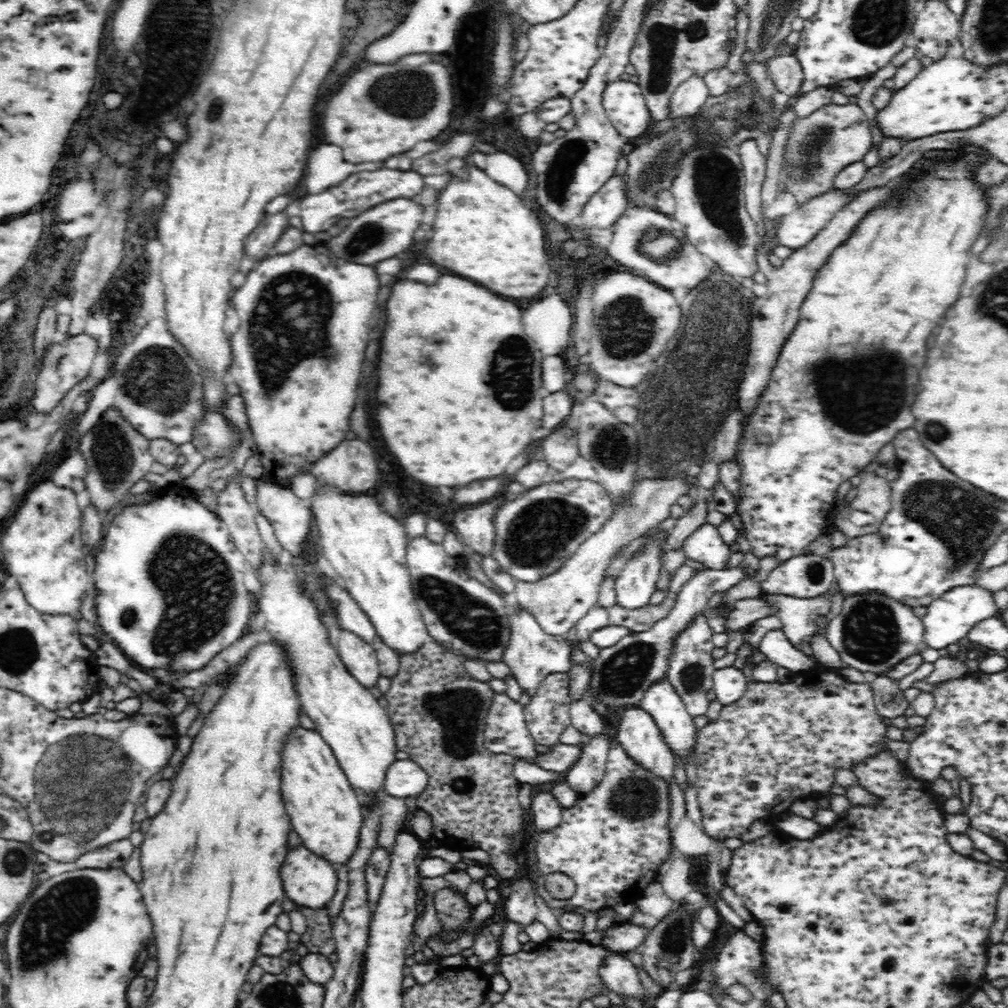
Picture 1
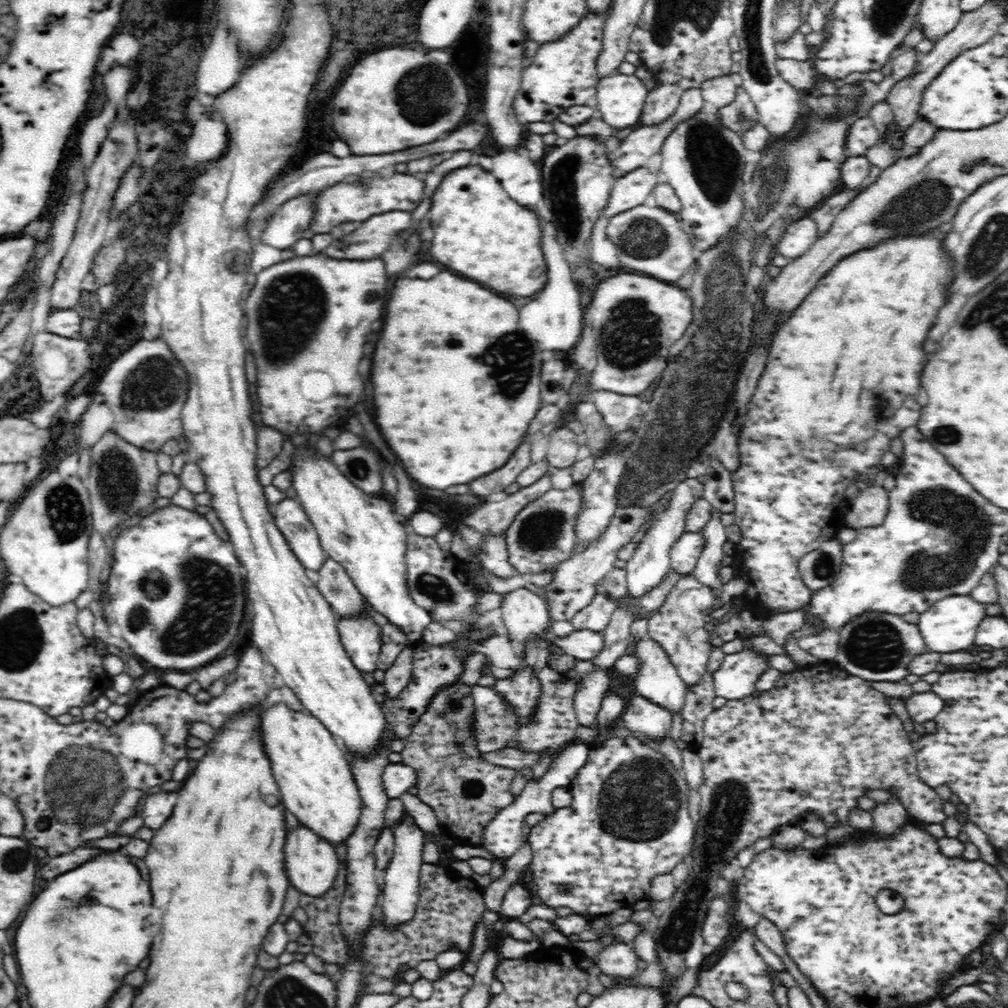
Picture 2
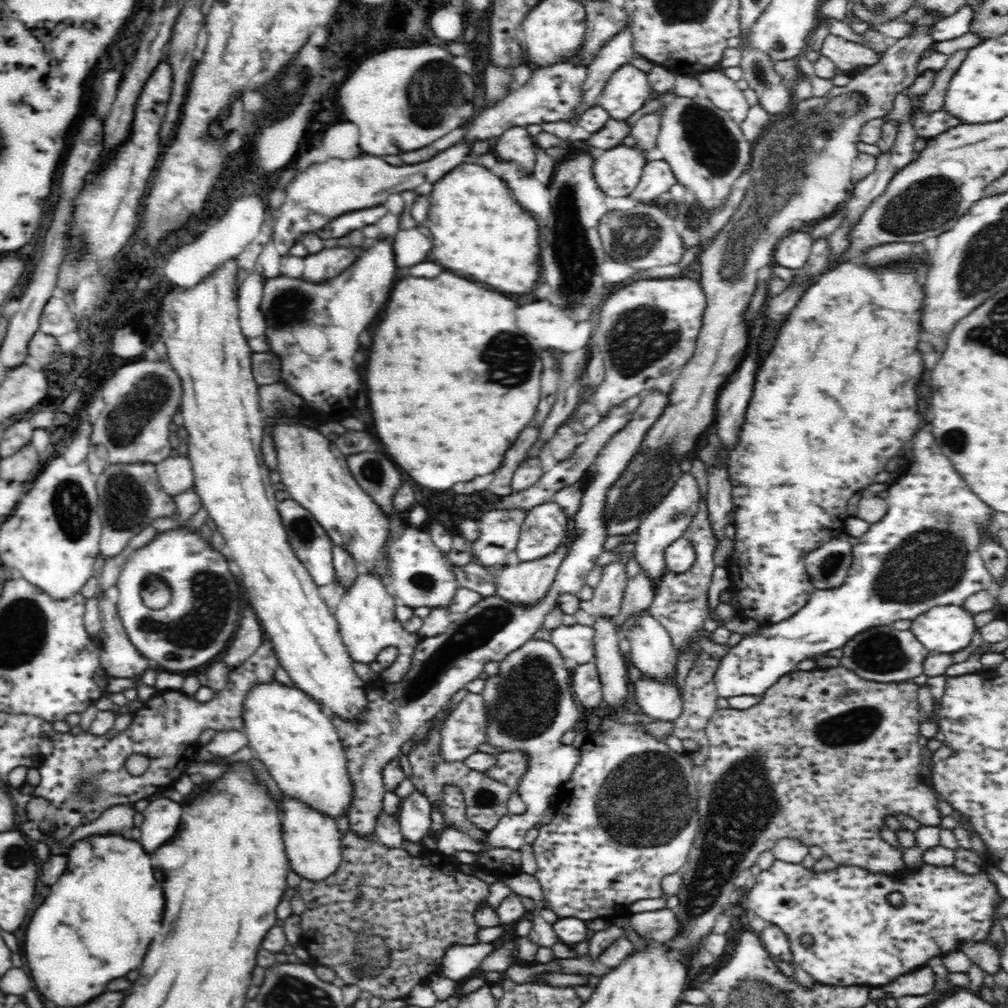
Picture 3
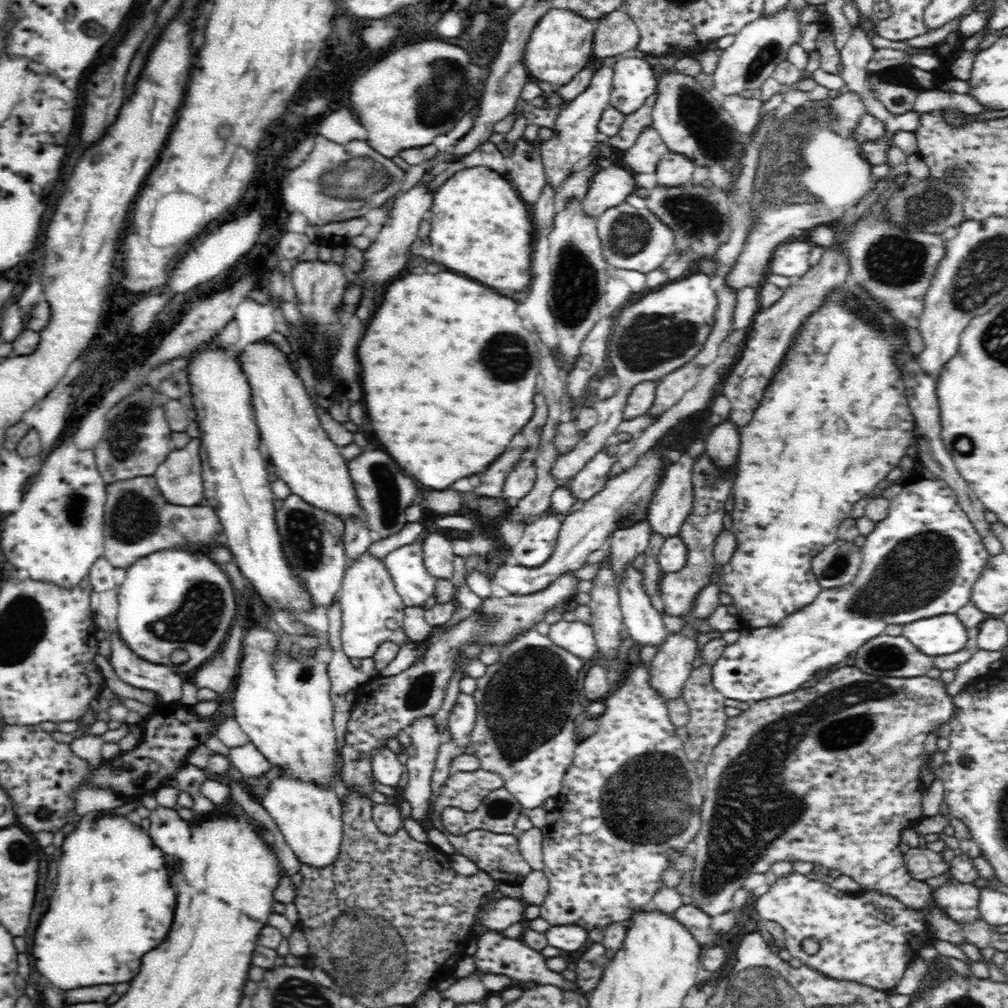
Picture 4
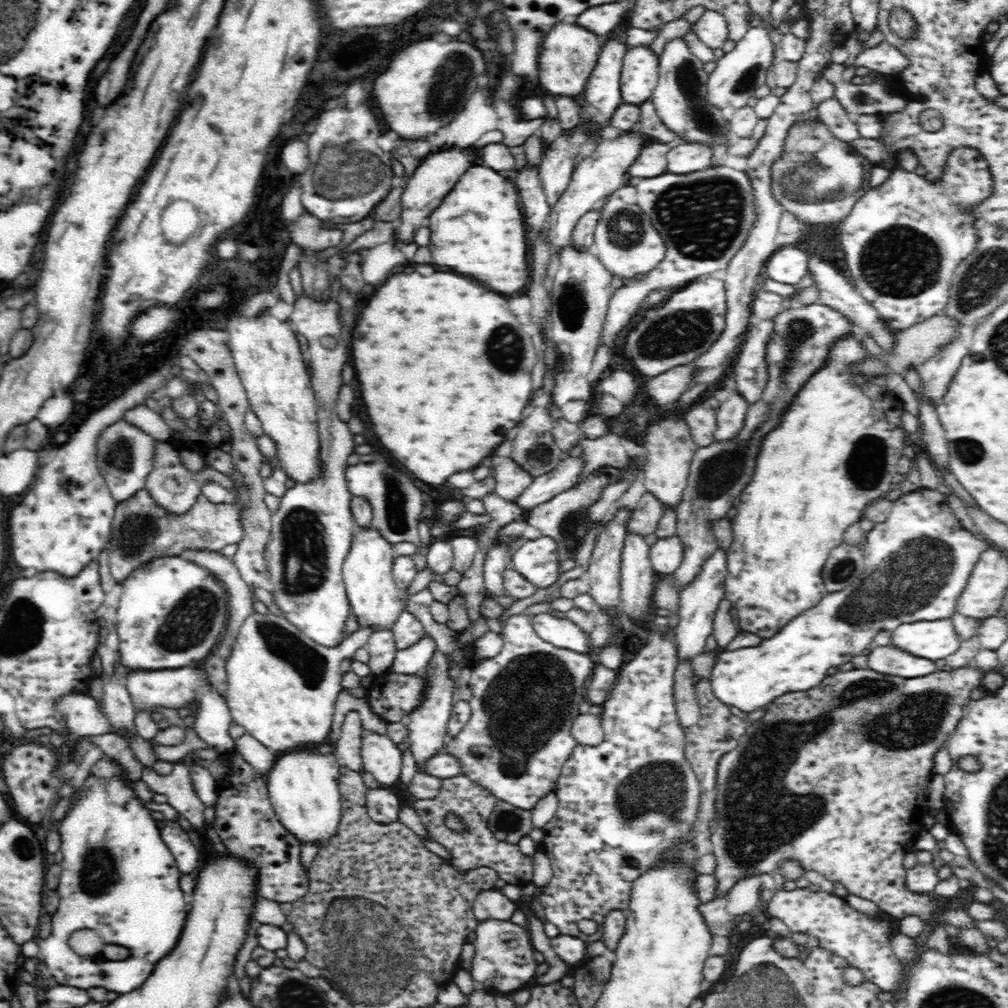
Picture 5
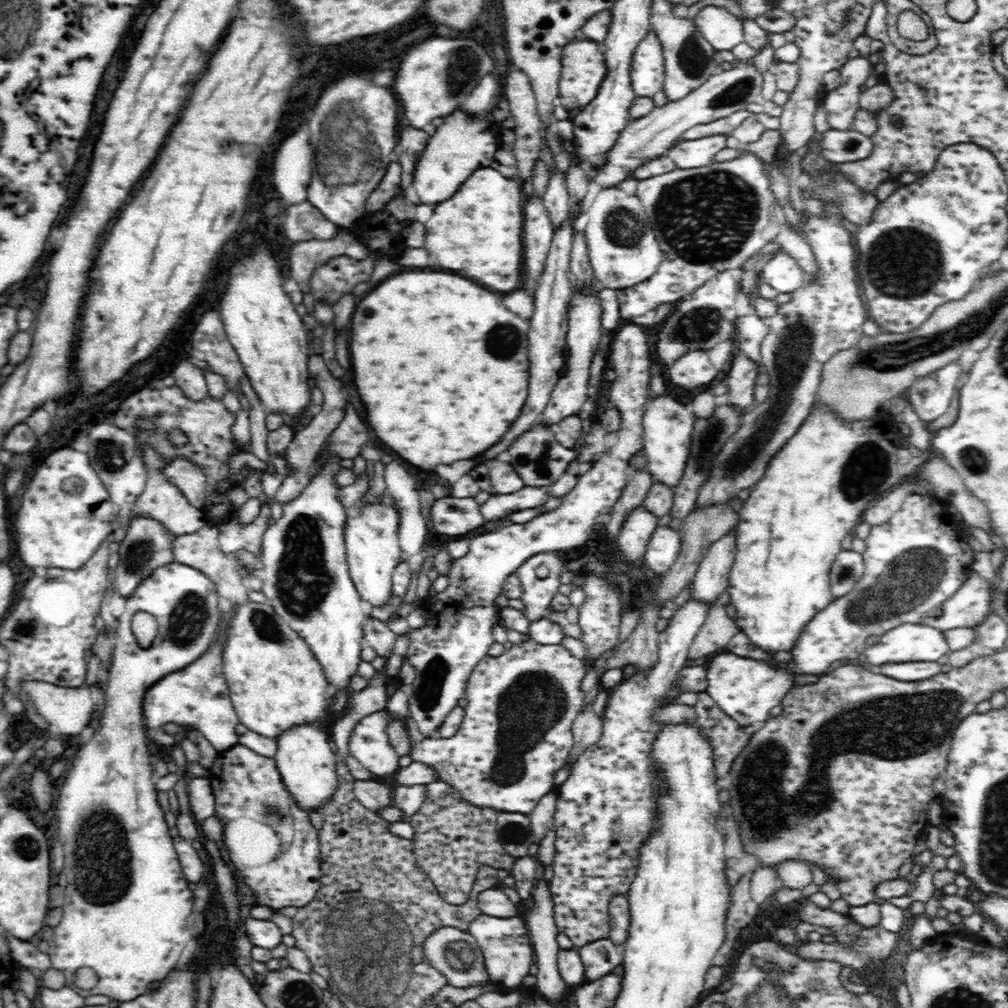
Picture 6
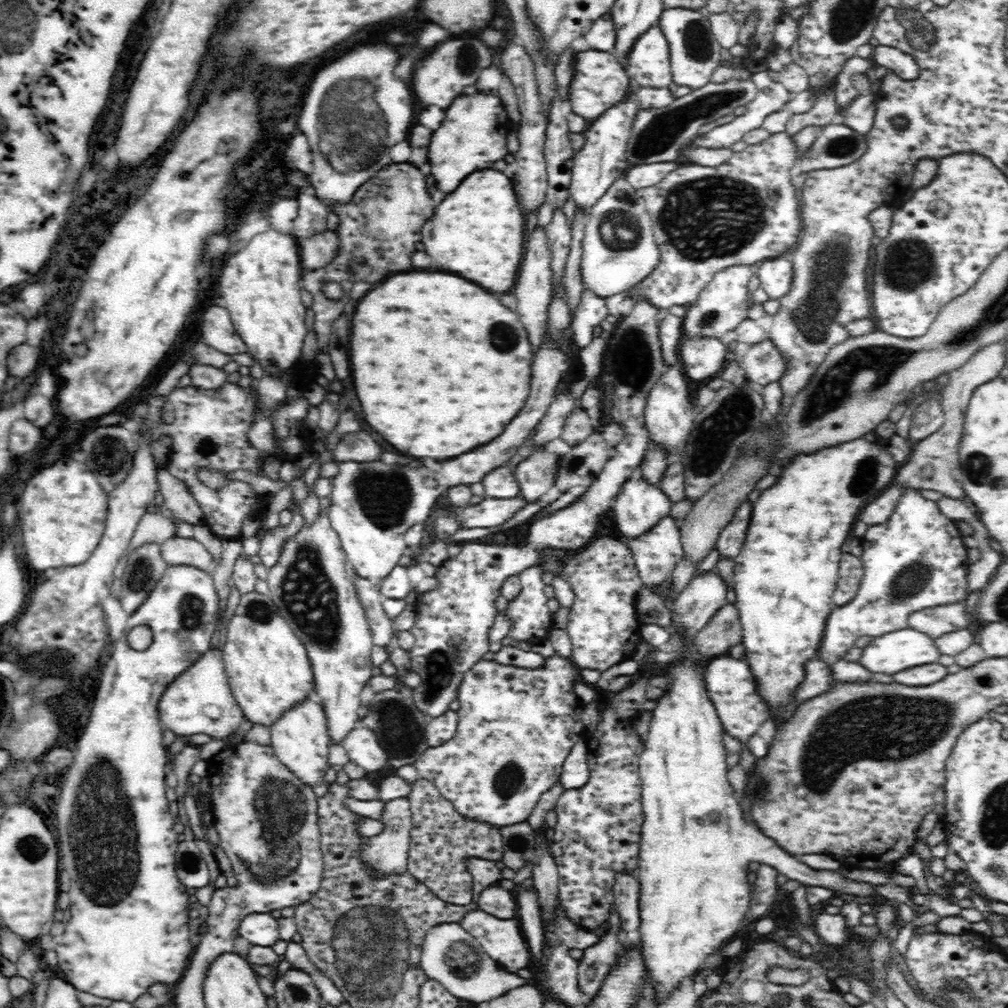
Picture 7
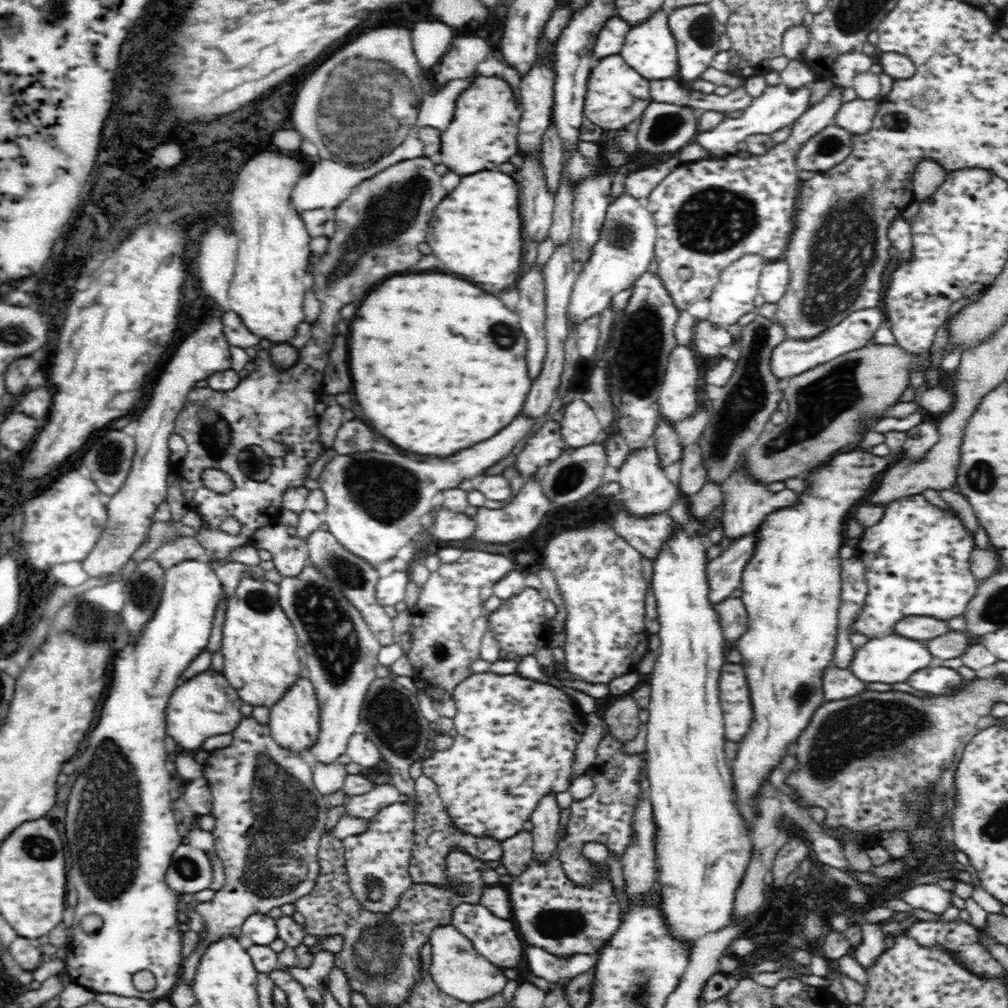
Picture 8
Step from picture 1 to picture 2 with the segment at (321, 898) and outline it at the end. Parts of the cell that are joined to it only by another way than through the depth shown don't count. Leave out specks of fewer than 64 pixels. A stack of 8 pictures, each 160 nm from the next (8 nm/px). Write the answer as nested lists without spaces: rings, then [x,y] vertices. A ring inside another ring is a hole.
[[[300,824],[296,830],[288,832],[286,838],[286,874],[291,885],[301,894],[320,898],[324,896],[339,876],[339,860],[332,843],[318,837],[314,830]]]

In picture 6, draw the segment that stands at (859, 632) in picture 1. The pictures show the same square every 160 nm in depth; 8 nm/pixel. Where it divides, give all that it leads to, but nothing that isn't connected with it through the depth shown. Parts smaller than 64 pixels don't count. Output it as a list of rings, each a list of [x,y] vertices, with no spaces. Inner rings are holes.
[[[937,661],[932,662],[886,662],[886,665],[873,666],[878,674],[895,678],[904,682],[916,682],[926,680],[942,672],[941,665]]]

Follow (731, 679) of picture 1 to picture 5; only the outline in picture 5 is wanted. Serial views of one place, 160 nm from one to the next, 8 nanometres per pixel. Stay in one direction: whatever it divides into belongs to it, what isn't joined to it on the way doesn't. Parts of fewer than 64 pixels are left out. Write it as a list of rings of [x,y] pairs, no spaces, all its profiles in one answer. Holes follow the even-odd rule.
[[[920,489],[907,494],[901,495],[894,504],[890,511],[890,518],[886,522],[875,524],[875,526],[868,532],[864,533],[864,540],[861,542],[861,550],[864,553],[865,568],[859,577],[859,581],[856,581],[852,587],[840,590],[838,592],[828,592],[818,600],[816,606],[805,610],[802,614],[799,614],[792,621],[788,622],[788,626],[784,626],[781,630],[778,630],[777,634],[770,636],[770,638],[762,638],[759,644],[755,646],[749,646],[746,648],[739,648],[738,650],[724,651],[720,650],[715,660],[709,681],[711,682],[711,690],[714,695],[722,701],[725,705],[736,706],[742,710],[742,712],[754,712],[754,710],[760,710],[770,705],[770,702],[782,697],[784,694],[802,692],[810,690],[810,687],[818,686],[819,682],[822,682],[823,678],[828,675],[828,668],[834,668],[839,666],[841,669],[849,666],[849,662],[858,656],[862,650],[868,650],[872,644],[872,640],[880,630],[890,630],[892,632],[895,628],[898,628],[901,624],[918,621],[933,621],[951,618],[955,614],[955,606],[958,599],[968,584],[970,575],[972,574],[974,565],[982,556],[982,552],[990,549],[990,546],[984,542],[984,540],[978,539],[970,530],[967,530],[960,519],[954,515],[952,508],[946,502],[947,489]]]

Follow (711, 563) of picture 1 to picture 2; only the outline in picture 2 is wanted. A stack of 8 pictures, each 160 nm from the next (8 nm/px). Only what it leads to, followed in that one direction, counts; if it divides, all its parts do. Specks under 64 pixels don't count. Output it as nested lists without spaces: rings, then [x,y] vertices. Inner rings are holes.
[[[685,532],[670,550],[671,568],[680,574],[690,575],[700,556],[702,556],[704,548],[706,548],[706,544],[702,533]]]

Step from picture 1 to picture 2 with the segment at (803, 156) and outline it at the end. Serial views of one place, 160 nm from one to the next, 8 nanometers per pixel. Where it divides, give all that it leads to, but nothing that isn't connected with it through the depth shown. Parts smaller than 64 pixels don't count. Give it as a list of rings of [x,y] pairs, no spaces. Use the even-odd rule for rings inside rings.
[[[860,116],[854,120],[844,135],[846,156],[865,156],[867,150],[881,142],[879,130],[870,116]]]

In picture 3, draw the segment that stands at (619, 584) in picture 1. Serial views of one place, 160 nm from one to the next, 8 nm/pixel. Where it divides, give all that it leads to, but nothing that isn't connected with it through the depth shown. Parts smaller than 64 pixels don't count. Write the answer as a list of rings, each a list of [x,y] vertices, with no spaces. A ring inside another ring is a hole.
[[[684,474],[682,478],[675,482],[667,496],[662,498],[658,506],[642,519],[637,528],[637,540],[633,544],[633,558],[640,567],[640,571],[644,571],[644,575],[652,582],[660,581],[660,578],[666,574],[666,562],[664,552],[670,544],[682,537],[686,529],[690,526],[690,522],[694,515],[698,512],[700,497],[700,489],[697,486],[697,480],[691,474]]]

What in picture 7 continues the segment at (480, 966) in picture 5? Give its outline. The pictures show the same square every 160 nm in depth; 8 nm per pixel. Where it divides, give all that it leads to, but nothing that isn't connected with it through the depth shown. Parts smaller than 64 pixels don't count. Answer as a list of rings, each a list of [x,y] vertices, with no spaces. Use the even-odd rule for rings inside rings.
[[[482,910],[468,912],[462,920],[461,926],[479,942],[482,950],[492,958],[495,963],[505,971],[517,974],[521,969],[528,969],[533,964],[529,946],[527,945],[524,934],[522,933],[518,919],[501,920],[492,914]]]

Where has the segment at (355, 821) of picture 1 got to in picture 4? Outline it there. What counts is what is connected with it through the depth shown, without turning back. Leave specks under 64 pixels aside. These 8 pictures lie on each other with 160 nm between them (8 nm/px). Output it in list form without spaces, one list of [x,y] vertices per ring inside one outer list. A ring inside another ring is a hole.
[[[249,628],[244,635],[242,650],[248,650],[248,656],[244,662],[239,662],[238,684],[232,696],[236,722],[247,734],[249,742],[268,759],[270,766],[280,771],[278,776],[314,782],[314,785],[334,785],[338,750],[326,664],[316,656],[308,656],[306,652],[298,658],[286,654],[274,656],[272,652],[276,636],[264,628]]]

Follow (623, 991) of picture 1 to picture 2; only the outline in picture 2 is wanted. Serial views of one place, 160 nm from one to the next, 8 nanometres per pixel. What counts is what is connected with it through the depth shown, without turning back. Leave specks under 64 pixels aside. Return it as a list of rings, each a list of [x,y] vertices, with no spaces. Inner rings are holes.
[[[618,943],[607,946],[598,954],[597,964],[602,974],[613,978],[630,978],[638,972],[638,956],[630,944]]]

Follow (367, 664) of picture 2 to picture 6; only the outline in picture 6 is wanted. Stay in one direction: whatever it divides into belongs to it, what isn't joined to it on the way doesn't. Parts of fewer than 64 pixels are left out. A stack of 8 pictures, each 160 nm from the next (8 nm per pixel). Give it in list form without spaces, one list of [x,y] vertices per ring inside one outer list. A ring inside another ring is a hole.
[[[394,504],[366,506],[358,518],[348,518],[348,522],[345,522],[343,537],[347,548],[348,570],[358,595],[369,608],[382,605],[394,596],[392,576],[396,566],[402,562],[398,533],[398,512]]]

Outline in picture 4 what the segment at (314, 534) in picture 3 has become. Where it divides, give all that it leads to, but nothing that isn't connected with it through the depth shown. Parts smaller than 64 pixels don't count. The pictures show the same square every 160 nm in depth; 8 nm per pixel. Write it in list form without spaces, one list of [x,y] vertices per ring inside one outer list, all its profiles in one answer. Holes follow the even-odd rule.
[[[291,494],[287,496],[279,510],[275,512],[275,521],[279,528],[279,534],[282,537],[282,546],[286,561],[290,565],[290,569],[297,574],[305,585],[306,592],[309,593],[310,600],[314,600],[314,604],[322,606],[322,604],[330,604],[336,598],[336,592],[340,590],[344,574],[344,564],[348,559],[344,552],[344,535],[345,522],[337,514],[328,513],[326,510],[318,509],[310,503],[306,503],[300,495]]]

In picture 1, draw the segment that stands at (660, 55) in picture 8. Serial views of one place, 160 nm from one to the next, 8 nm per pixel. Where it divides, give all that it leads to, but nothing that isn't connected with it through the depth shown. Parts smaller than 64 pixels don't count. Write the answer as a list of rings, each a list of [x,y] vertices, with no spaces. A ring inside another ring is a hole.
[[[610,82],[603,90],[603,108],[612,126],[631,146],[644,139],[654,126],[642,89],[634,82]]]

